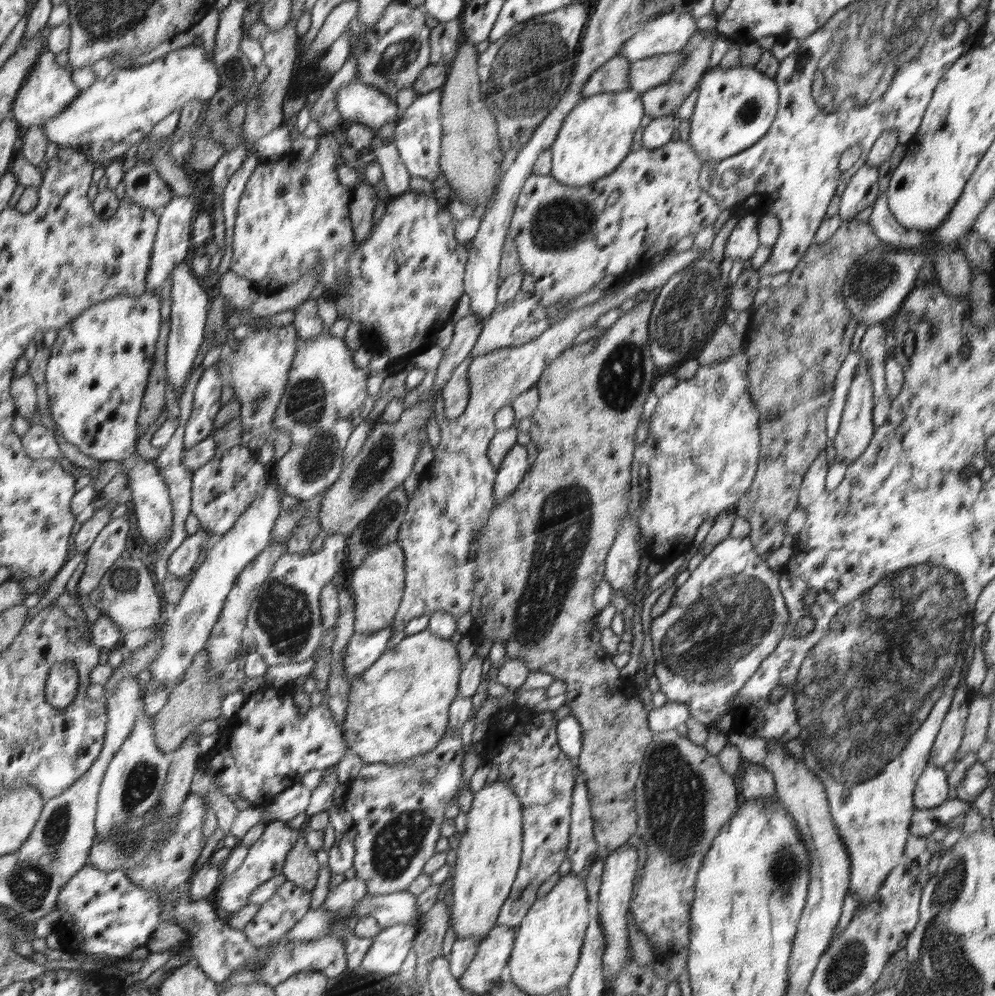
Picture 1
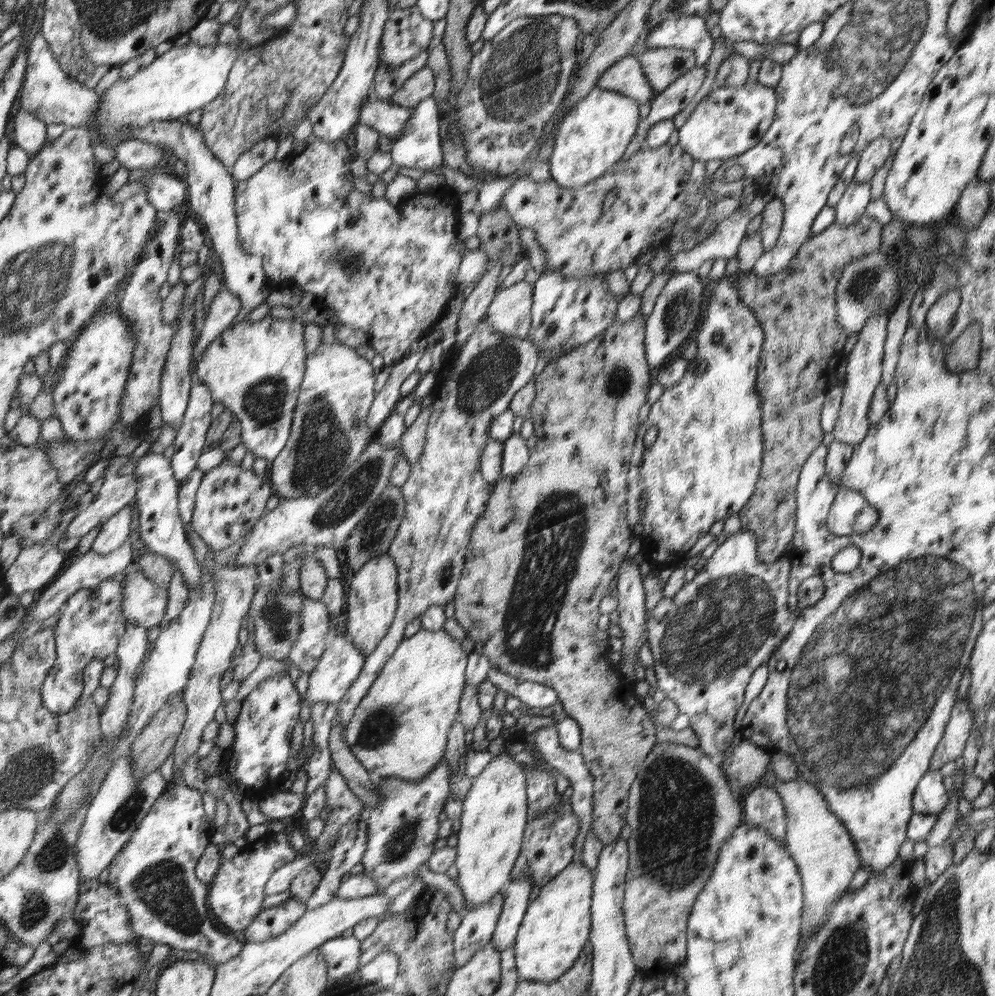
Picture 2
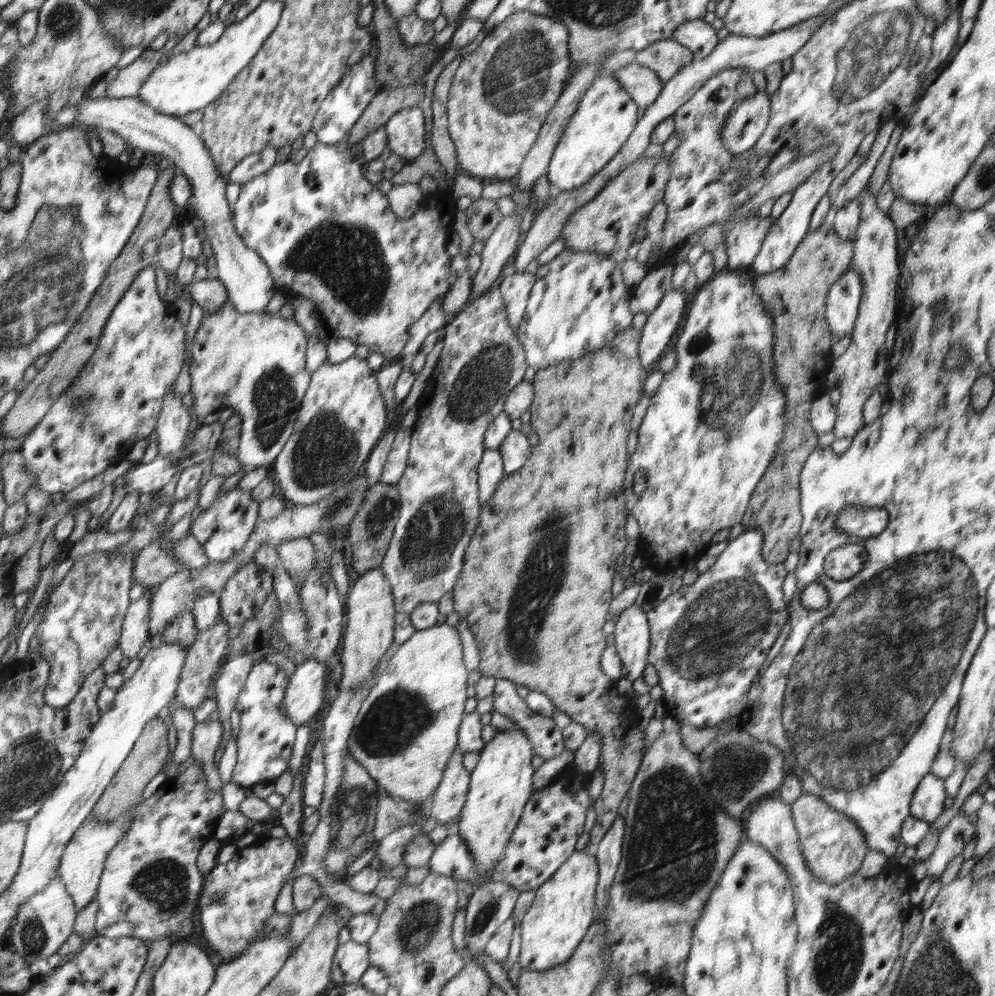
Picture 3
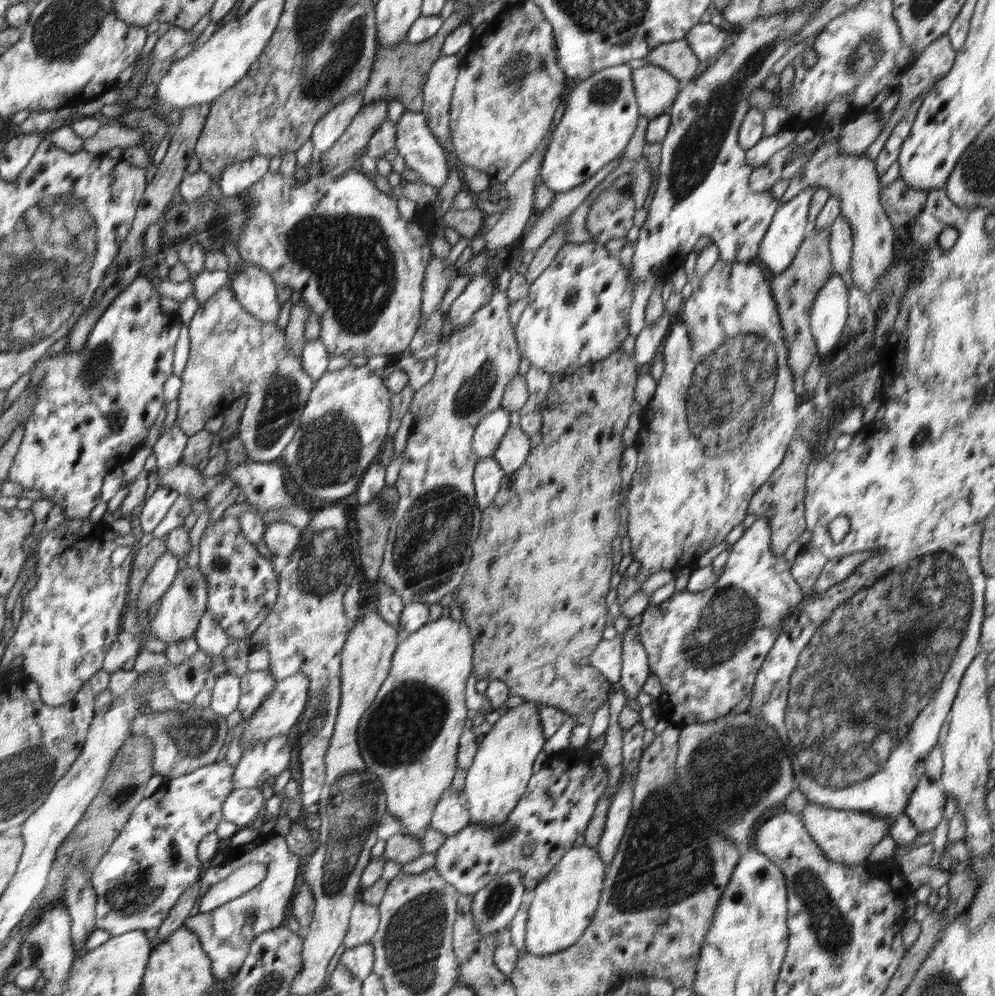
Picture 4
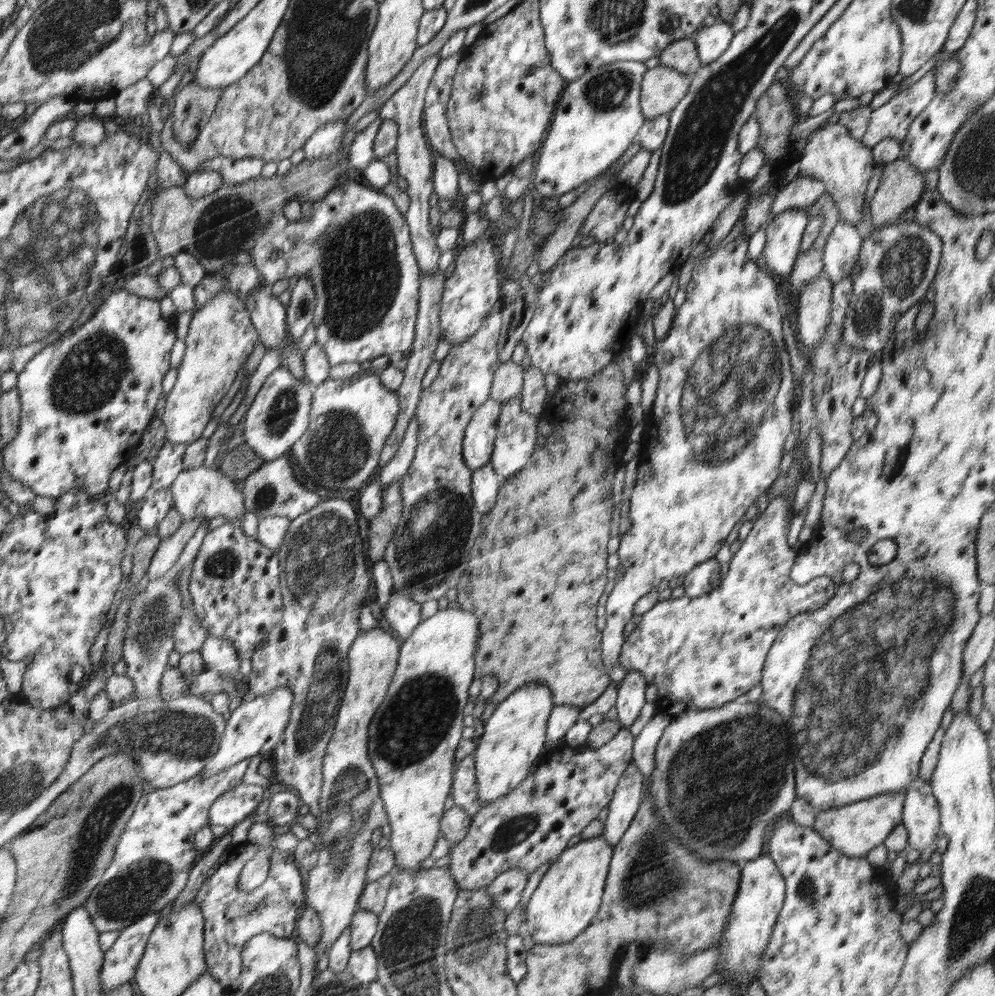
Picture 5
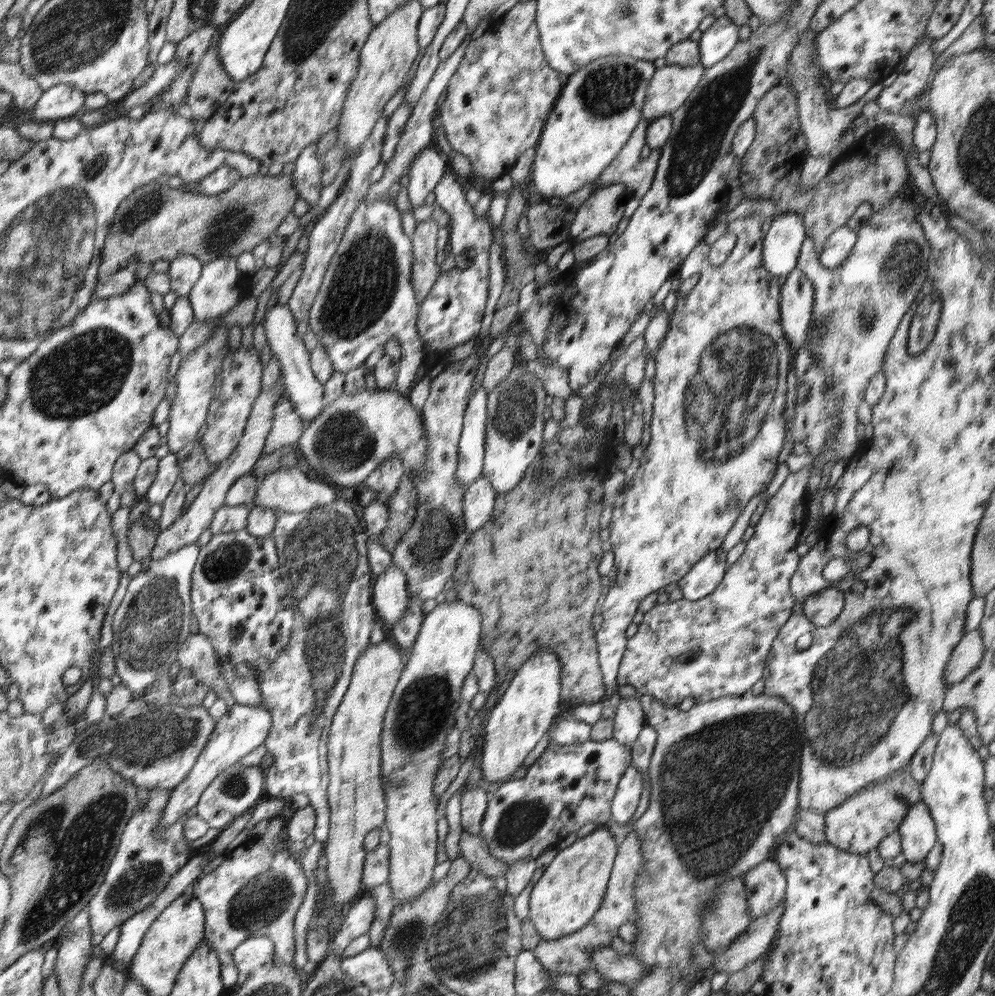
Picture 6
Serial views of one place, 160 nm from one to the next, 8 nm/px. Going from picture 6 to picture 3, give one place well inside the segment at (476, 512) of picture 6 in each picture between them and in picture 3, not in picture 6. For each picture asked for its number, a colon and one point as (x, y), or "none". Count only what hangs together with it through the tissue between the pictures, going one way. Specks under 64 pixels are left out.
3: (490, 472)
4: (487, 476)
5: (485, 483)

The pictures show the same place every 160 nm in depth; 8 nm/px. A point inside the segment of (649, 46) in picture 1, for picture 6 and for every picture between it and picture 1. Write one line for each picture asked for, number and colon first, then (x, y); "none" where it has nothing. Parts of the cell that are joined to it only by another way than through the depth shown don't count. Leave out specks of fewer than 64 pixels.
2: (684, 31)
3: (699, 37)
4: (706, 40)
5: (711, 41)
6: (715, 43)

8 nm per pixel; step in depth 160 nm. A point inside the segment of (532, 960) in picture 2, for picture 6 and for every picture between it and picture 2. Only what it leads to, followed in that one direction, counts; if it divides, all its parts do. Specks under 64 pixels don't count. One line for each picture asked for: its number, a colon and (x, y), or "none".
3: (563, 909)
4: (564, 901)
5: (565, 901)
6: (571, 889)

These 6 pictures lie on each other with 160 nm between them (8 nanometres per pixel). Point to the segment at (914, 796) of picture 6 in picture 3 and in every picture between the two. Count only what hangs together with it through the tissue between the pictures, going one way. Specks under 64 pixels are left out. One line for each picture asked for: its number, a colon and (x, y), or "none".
3: (833, 845)
4: (845, 836)
5: (854, 829)

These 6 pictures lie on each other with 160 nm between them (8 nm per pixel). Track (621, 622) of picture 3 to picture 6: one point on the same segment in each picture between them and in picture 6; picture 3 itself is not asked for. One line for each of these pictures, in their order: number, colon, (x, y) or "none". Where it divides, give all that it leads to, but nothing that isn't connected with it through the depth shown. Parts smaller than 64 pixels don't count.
4: (635, 671)
5: (631, 691)
6: (629, 720)

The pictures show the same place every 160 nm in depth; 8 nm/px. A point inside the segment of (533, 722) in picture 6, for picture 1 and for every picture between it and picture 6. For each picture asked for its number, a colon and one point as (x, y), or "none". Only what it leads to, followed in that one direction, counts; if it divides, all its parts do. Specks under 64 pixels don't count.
1: (489, 853)
2: (488, 839)
3: (501, 783)
4: (501, 768)
5: (513, 736)

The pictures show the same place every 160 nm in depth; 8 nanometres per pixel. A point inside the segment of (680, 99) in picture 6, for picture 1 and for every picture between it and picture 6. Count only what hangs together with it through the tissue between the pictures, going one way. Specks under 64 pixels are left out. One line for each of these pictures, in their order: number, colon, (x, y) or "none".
1: (613, 76)
2: (626, 77)
3: (643, 86)
4: (655, 90)
5: (662, 88)

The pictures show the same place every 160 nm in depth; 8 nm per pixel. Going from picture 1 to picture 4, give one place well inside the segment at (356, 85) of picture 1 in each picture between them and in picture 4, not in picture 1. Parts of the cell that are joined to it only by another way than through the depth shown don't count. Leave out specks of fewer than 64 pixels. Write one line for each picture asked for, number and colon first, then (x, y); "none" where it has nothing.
2: (387, 119)
3: (406, 136)
4: (422, 153)

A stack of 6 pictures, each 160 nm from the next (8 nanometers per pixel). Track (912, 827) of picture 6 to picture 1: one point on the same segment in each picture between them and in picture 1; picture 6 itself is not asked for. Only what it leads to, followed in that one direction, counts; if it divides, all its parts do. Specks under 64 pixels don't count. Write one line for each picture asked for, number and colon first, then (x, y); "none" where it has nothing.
1: (931, 790)
2: (930, 797)
3: (927, 803)
4: (925, 808)
5: (921, 815)

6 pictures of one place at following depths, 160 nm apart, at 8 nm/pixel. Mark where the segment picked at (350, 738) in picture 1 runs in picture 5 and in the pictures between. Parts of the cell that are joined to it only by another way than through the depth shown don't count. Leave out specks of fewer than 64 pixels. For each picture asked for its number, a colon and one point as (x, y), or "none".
2: (400, 728)
3: (405, 733)
4: (409, 736)
5: (412, 739)

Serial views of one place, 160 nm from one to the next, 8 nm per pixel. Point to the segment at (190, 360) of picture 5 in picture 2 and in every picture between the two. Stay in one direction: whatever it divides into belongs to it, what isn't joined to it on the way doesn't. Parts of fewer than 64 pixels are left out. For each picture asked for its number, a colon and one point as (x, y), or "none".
2: (255, 369)
3: (255, 363)
4: (232, 352)

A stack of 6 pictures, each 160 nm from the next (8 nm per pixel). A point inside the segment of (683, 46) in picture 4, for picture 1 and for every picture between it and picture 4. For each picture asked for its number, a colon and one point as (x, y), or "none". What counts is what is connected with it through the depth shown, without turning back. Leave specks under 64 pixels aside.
1: (643, 75)
2: (662, 66)
3: (667, 58)

